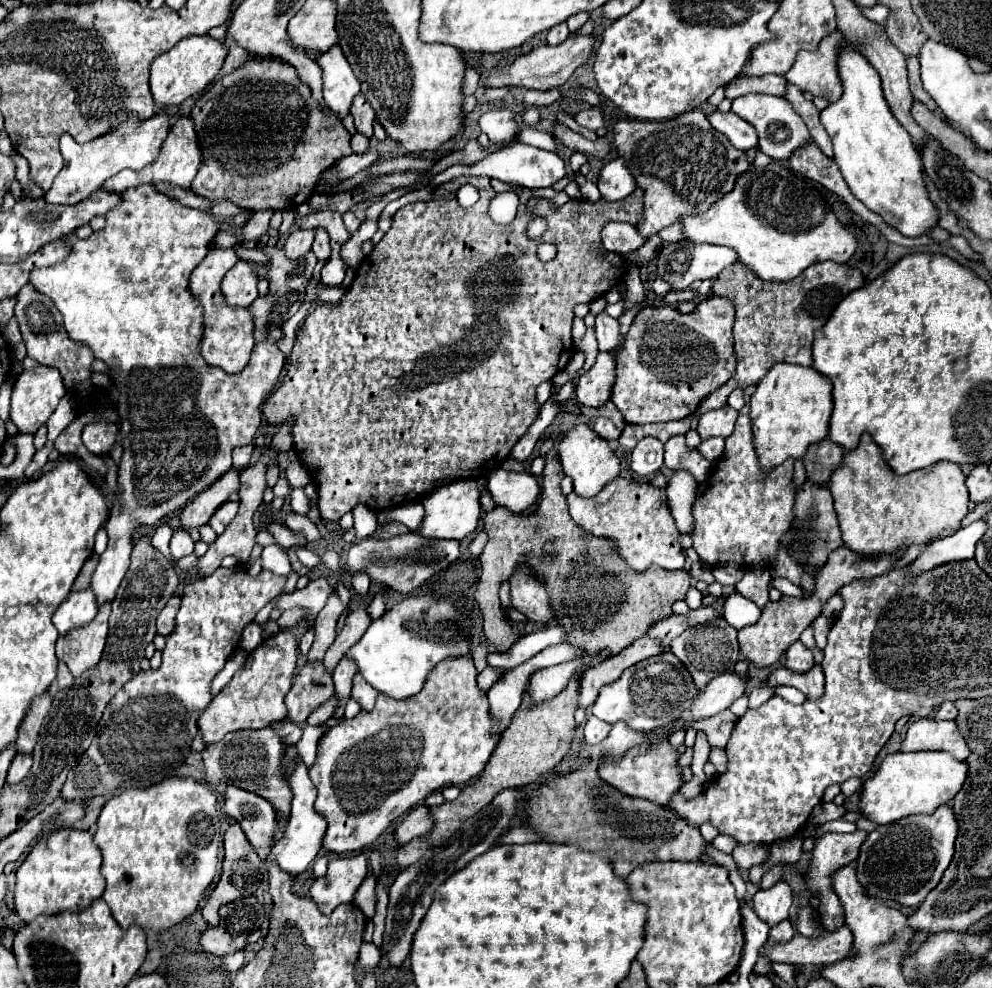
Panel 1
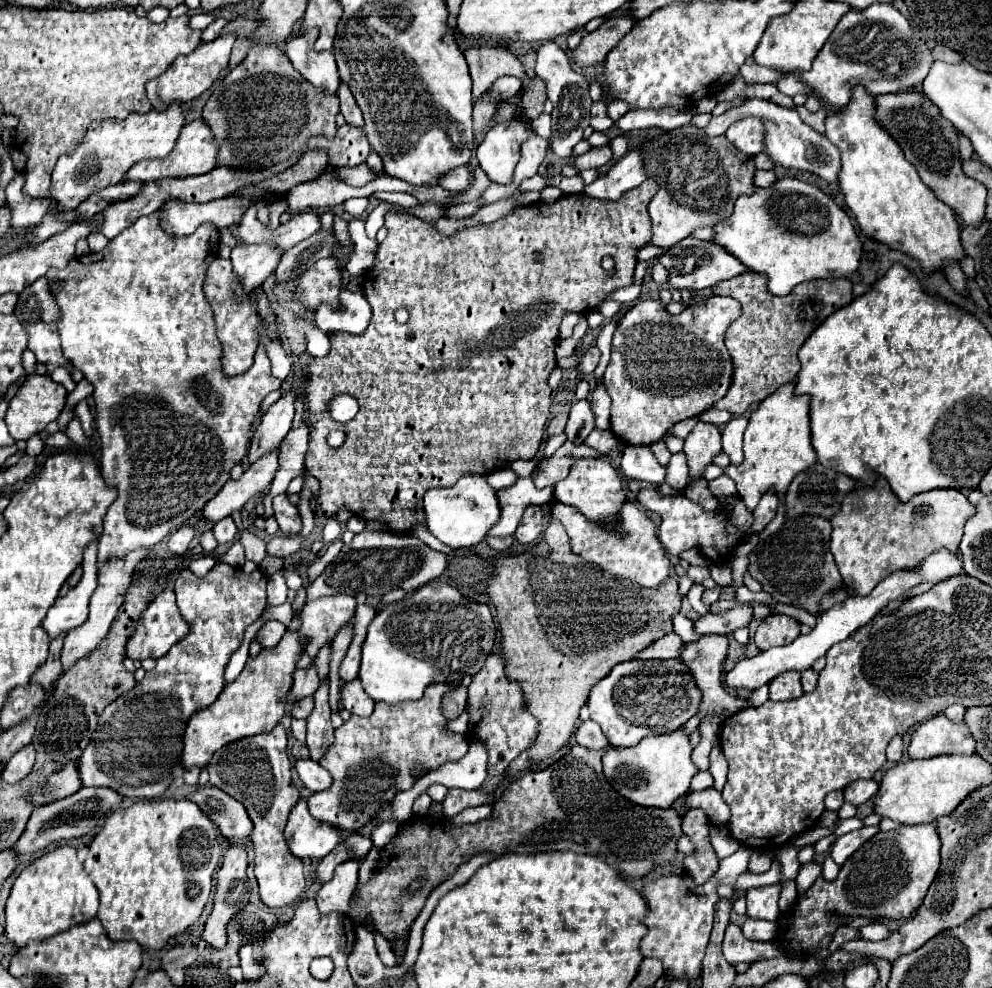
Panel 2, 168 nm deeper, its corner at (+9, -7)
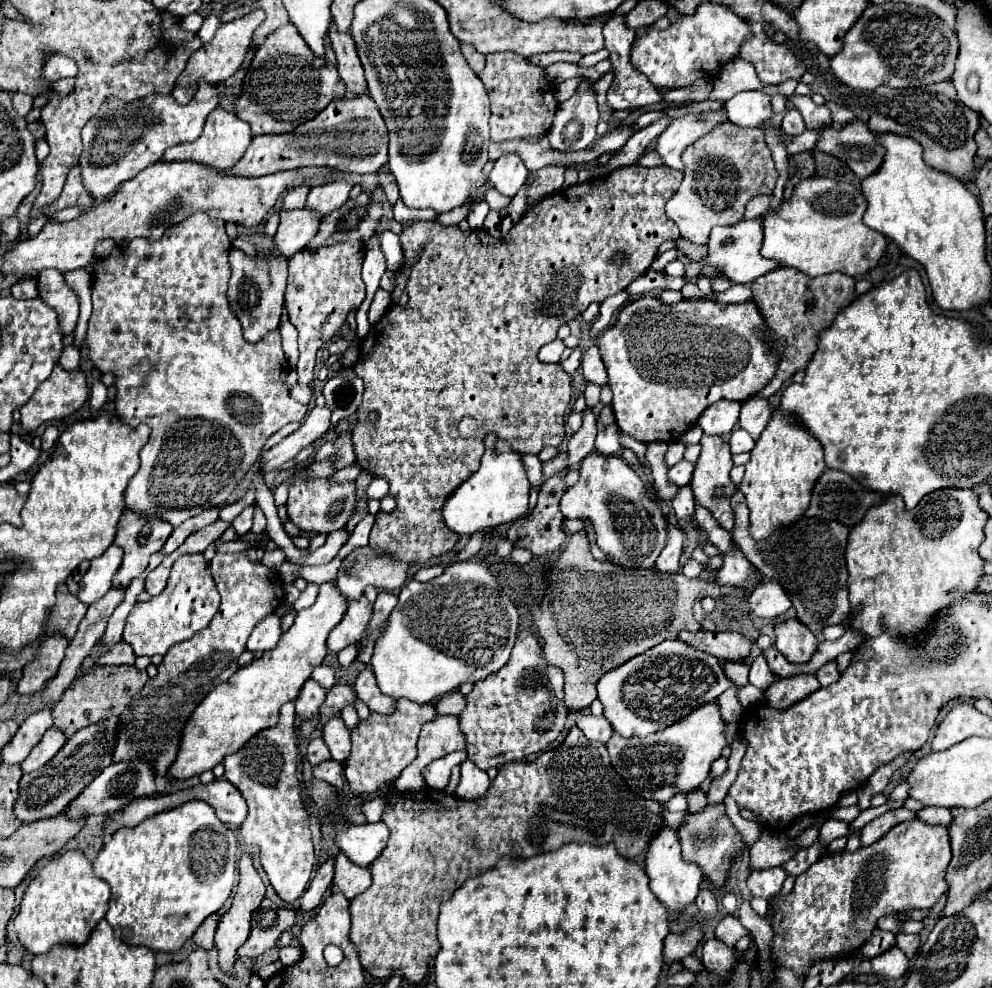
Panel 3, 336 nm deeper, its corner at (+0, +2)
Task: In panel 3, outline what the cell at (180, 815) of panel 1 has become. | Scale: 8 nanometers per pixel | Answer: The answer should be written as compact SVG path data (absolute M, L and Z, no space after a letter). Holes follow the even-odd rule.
M198 799L156 813L136 827L122 827L104 841L92 863L96 877L104 879L112 889L106 921L114 929L114 935L128 945L144 945L152 951L176 951L230 897L238 855L240 849L234 829L222 823L210 805Z

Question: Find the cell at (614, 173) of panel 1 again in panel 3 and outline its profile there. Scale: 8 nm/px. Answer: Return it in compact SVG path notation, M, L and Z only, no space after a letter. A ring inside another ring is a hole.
M714 111L706 117L694 117L694 115L684 115L672 121L672 125L658 137L654 151L660 155L660 159L664 161L664 165L680 169L680 153L694 143L698 137L706 135L712 127L716 127L718 123L726 121L726 111Z

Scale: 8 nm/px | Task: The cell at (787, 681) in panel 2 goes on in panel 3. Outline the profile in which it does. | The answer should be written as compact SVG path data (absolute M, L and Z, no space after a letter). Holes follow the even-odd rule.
M798 673L798 675L790 675L790 677L778 679L764 693L764 697L766 697L766 703L770 707L786 709L786 707L798 703L800 699L808 697L816 689L820 689L820 683L818 683L818 679L814 675L810 675L810 673Z

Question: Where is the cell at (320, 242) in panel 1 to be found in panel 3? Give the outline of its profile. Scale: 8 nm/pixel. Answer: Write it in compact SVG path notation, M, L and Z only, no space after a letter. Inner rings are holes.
M346 241L318 251L300 251L288 261L288 287L286 287L286 307L288 319L298 329L300 357L296 365L298 385L308 385L314 379L316 351L334 335L346 321L350 309L356 309L364 297L364 281L360 277L360 267L364 261L364 243Z

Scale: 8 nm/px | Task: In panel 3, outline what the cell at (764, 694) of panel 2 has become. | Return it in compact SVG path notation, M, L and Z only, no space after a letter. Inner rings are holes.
M760 653L760 655L752 661L752 665L750 665L750 683L752 683L754 687L758 687L760 691L766 691L766 689L772 685L772 681L774 681L774 673L768 669L764 655Z

